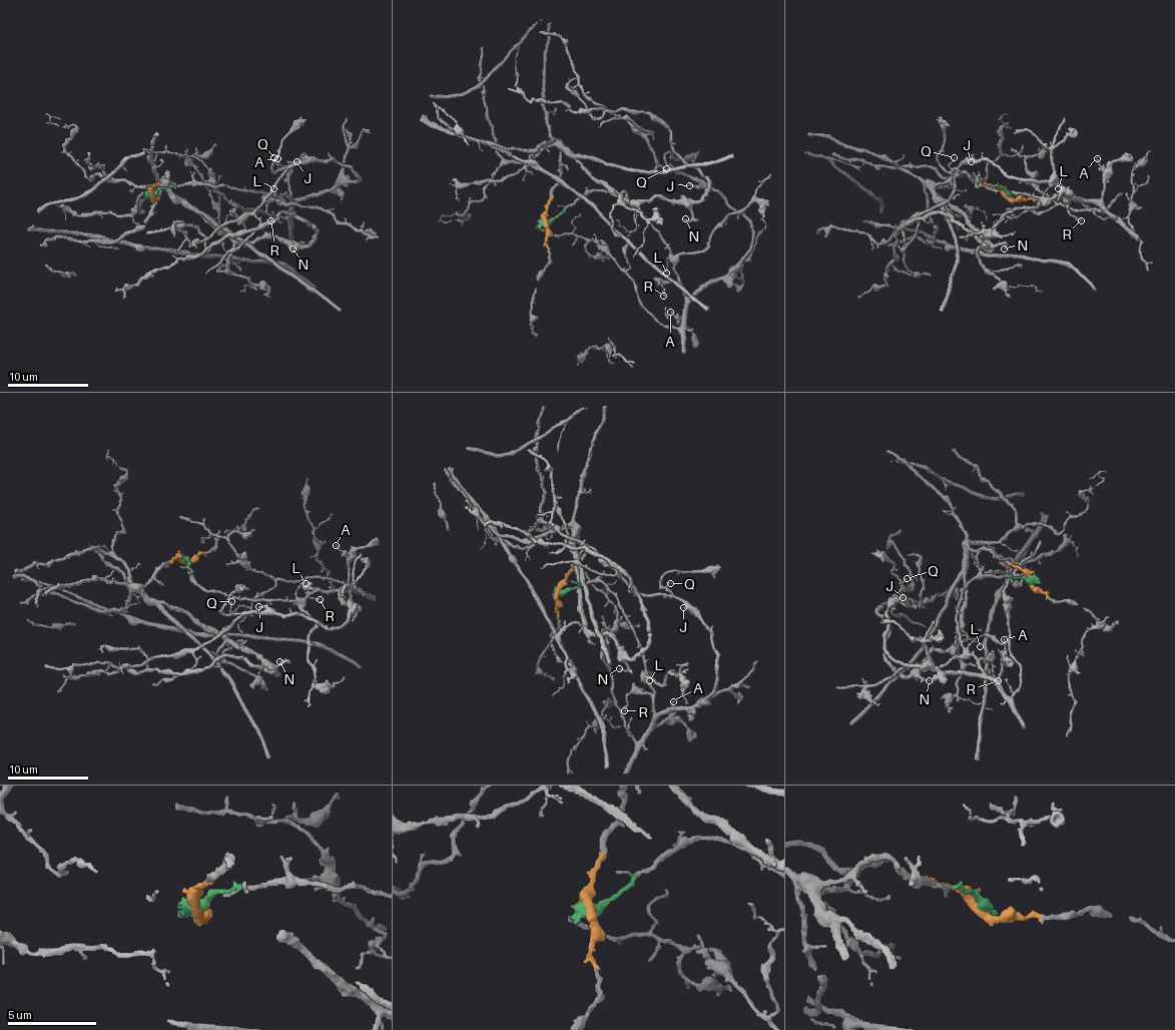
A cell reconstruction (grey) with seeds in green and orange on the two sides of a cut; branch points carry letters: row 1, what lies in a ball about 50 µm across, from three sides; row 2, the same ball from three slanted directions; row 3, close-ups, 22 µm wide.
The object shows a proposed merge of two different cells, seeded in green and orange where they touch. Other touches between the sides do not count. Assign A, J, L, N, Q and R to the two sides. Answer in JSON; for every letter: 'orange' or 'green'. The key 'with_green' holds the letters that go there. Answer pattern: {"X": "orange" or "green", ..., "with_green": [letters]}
{"A": "green", "J": "green", "L": "green", "N": "orange", "Q": "green", "R": "green", "with_green": ["A", "J", "L", "Q", "R"]}

